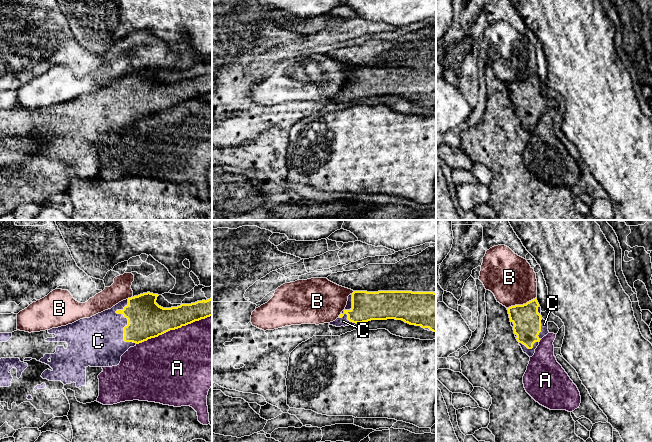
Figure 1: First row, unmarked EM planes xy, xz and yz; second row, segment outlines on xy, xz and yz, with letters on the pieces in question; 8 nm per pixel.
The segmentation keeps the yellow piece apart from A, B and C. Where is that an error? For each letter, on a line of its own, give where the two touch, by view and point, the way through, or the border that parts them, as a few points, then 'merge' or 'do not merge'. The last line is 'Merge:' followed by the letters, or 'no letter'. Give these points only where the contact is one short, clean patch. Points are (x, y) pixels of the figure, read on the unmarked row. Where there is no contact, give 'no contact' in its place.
A: contact xy (173, 105); do not merge
B: contact yz (521, 81); do not merge
C: contact xy (128, 98); merge
Merge: C

